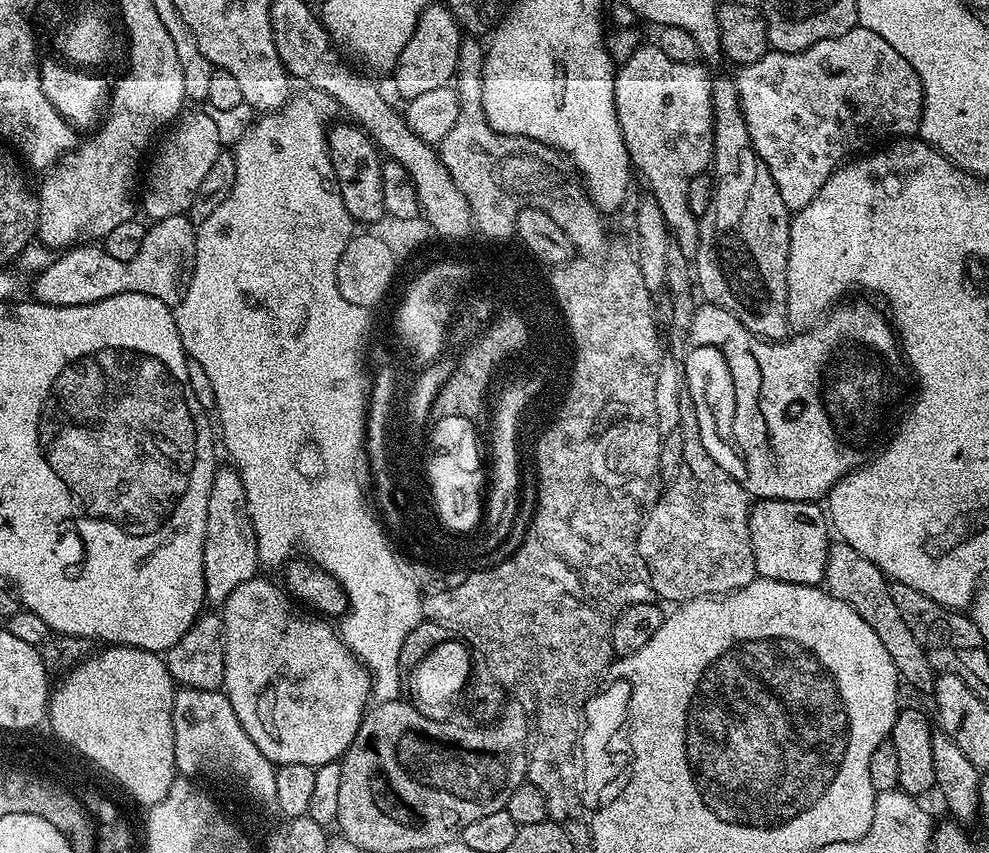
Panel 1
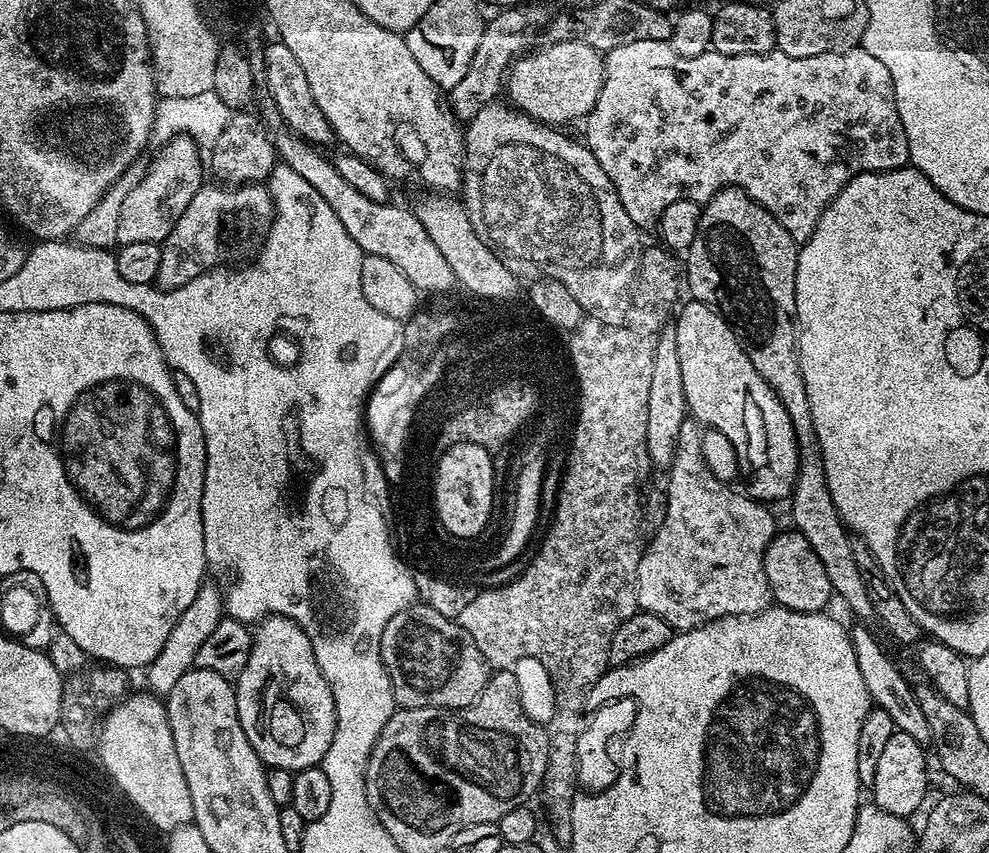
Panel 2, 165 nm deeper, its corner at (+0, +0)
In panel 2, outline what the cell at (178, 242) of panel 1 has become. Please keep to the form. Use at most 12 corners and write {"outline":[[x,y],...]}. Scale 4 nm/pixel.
{"outline":[[263,183],[203,186],[160,244],[161,289],[221,263],[220,243],[263,245]]}

